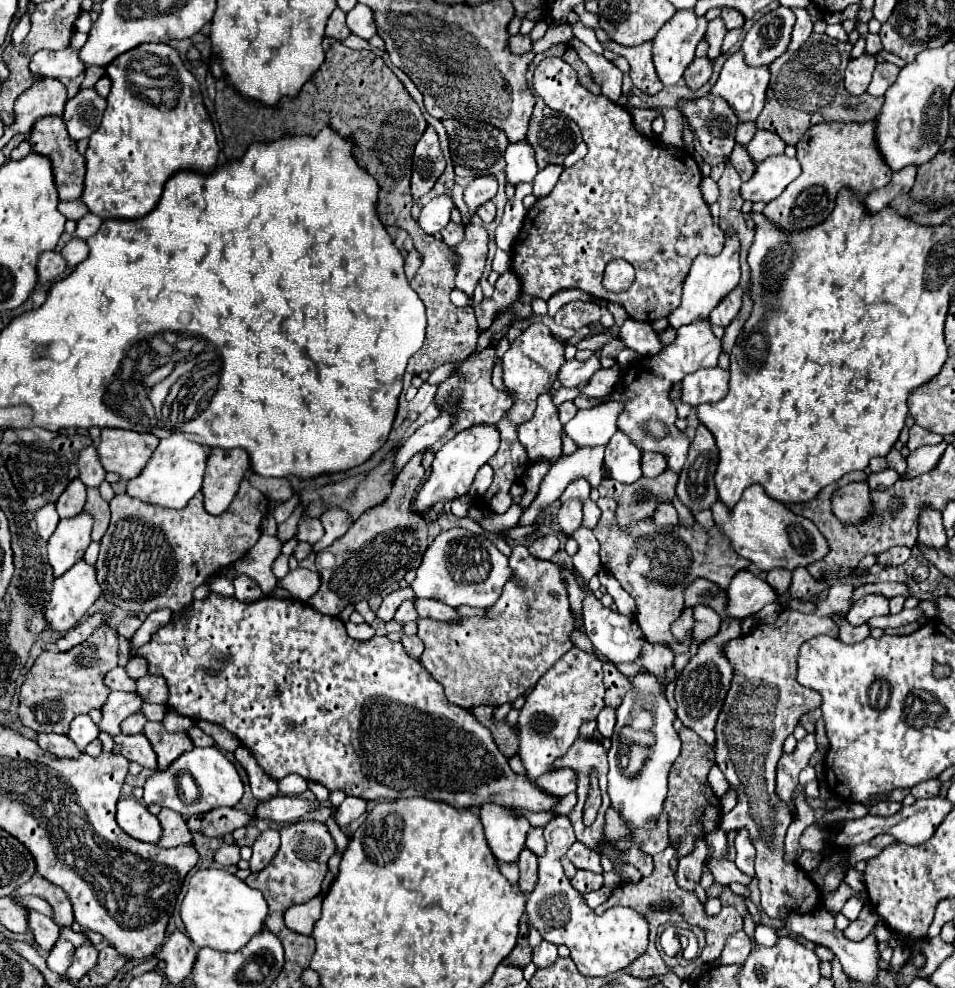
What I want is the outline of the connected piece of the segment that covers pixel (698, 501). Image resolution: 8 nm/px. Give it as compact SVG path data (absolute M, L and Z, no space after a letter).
M698 426L690 442L686 466L680 472L676 494L688 510L710 508L718 500L714 472L718 466L718 448L706 426Z

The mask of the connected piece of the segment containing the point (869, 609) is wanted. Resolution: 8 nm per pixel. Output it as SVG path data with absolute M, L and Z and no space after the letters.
M870 594L852 604L850 612L846 614L846 620L852 626L860 626L860 624L866 624L872 616L886 616L888 610L890 610L888 598L884 598L880 594Z

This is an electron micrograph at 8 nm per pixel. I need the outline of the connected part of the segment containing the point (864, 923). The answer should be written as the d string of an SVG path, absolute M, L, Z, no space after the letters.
M866 906L866 908L860 912L858 920L844 930L844 936L846 936L848 940L854 940L854 942L858 942L858 940L862 940L862 938L868 938L868 934L872 932L876 920L878 920L878 914L874 914L874 910L872 910L870 906Z

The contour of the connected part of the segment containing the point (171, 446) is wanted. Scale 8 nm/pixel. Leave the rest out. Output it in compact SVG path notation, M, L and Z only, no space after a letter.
M172 434L168 438L162 438L152 458L144 466L144 470L136 478L128 480L126 494L140 498L142 502L148 502L148 504L180 510L188 504L190 498L194 498L194 494L202 486L206 456L208 456L208 450L204 446L192 440L186 440L182 434Z

